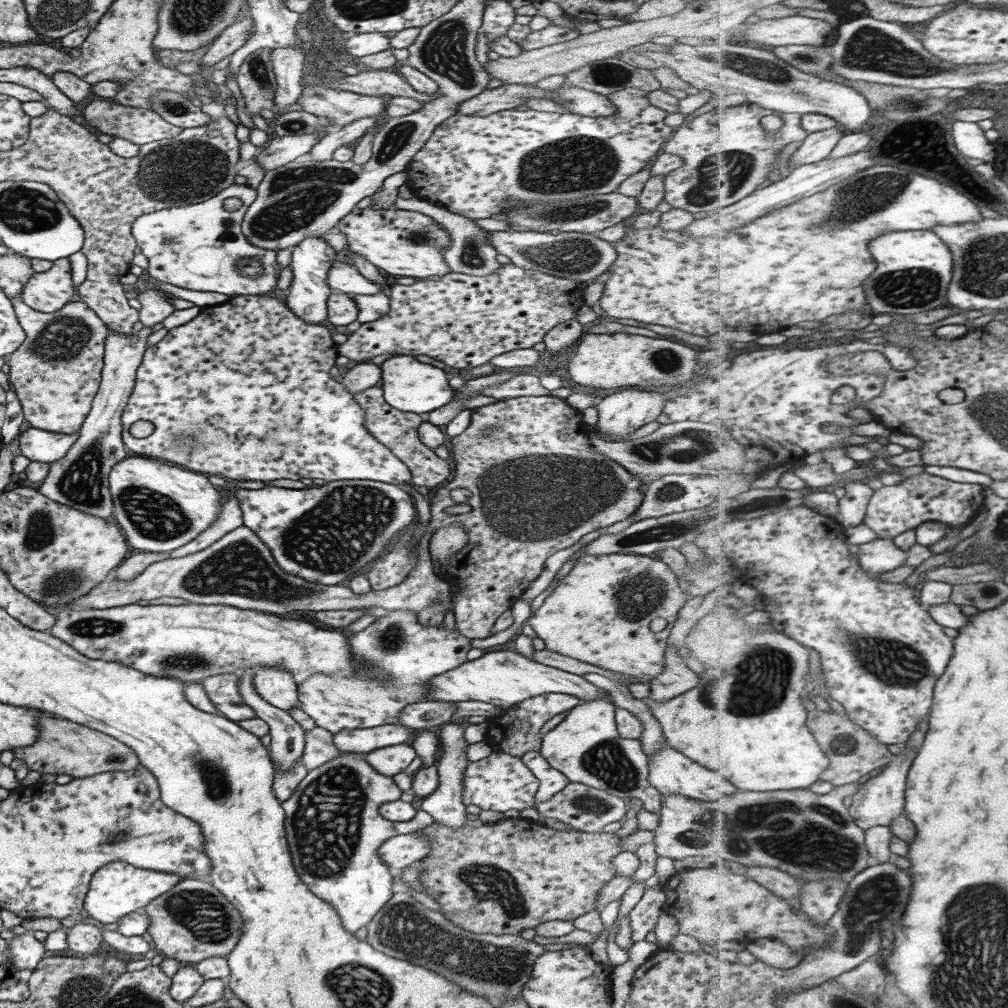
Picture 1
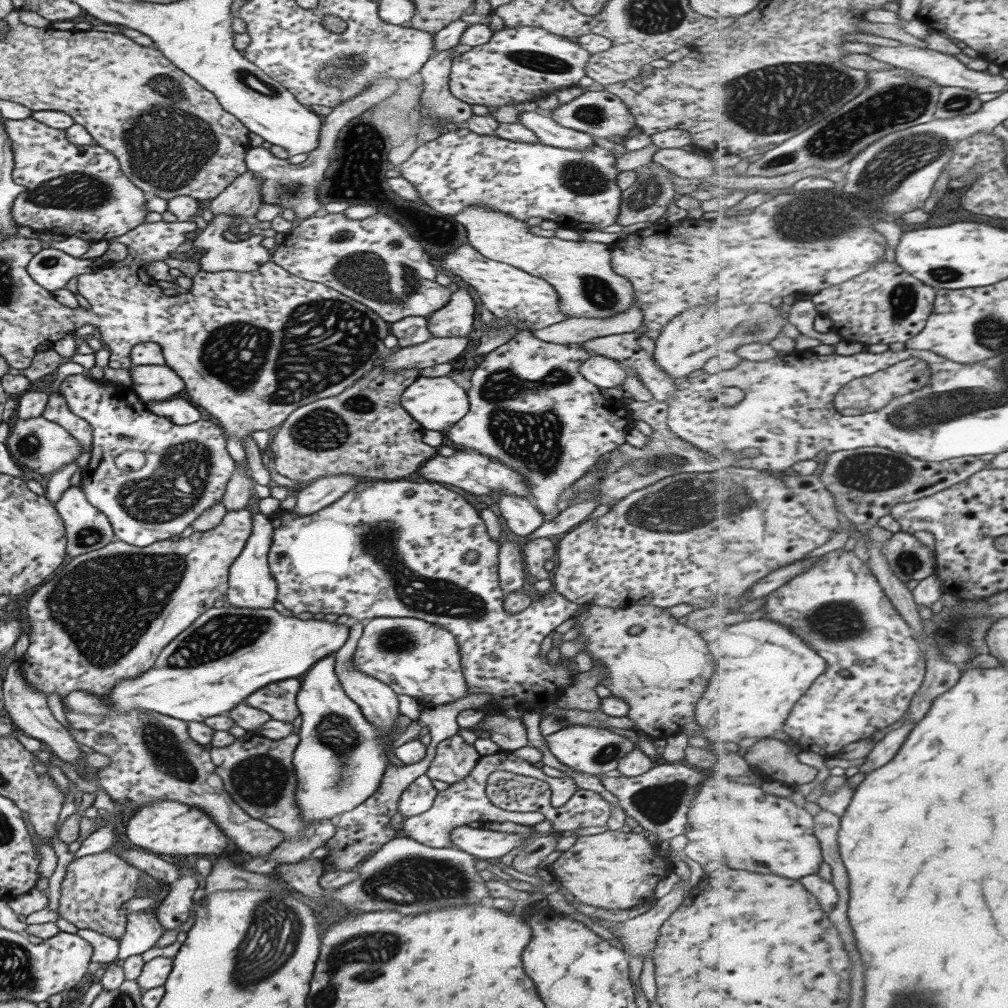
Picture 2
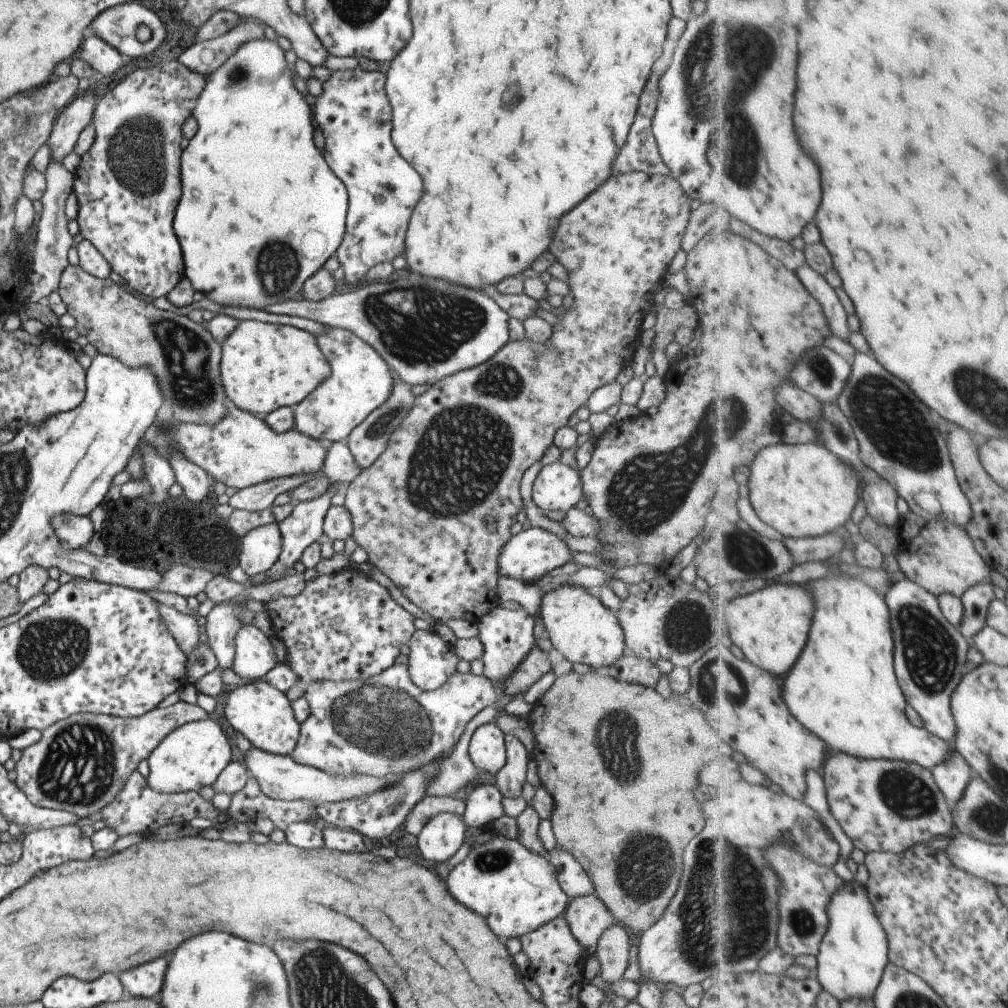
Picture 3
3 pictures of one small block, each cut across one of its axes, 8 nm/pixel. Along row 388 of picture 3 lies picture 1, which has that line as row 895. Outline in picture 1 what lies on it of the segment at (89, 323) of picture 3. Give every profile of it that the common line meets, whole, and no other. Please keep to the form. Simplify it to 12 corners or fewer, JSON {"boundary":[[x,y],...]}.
{"boundary":[[180,880],[141,910],[151,947],[193,965],[227,956],[239,911]]}

